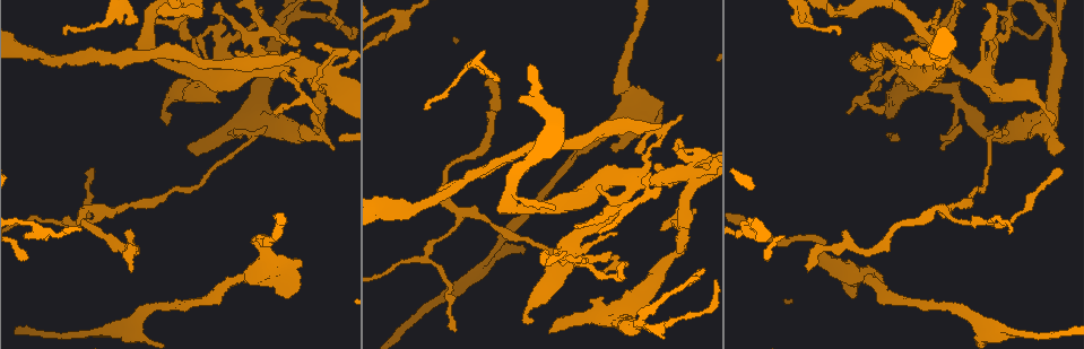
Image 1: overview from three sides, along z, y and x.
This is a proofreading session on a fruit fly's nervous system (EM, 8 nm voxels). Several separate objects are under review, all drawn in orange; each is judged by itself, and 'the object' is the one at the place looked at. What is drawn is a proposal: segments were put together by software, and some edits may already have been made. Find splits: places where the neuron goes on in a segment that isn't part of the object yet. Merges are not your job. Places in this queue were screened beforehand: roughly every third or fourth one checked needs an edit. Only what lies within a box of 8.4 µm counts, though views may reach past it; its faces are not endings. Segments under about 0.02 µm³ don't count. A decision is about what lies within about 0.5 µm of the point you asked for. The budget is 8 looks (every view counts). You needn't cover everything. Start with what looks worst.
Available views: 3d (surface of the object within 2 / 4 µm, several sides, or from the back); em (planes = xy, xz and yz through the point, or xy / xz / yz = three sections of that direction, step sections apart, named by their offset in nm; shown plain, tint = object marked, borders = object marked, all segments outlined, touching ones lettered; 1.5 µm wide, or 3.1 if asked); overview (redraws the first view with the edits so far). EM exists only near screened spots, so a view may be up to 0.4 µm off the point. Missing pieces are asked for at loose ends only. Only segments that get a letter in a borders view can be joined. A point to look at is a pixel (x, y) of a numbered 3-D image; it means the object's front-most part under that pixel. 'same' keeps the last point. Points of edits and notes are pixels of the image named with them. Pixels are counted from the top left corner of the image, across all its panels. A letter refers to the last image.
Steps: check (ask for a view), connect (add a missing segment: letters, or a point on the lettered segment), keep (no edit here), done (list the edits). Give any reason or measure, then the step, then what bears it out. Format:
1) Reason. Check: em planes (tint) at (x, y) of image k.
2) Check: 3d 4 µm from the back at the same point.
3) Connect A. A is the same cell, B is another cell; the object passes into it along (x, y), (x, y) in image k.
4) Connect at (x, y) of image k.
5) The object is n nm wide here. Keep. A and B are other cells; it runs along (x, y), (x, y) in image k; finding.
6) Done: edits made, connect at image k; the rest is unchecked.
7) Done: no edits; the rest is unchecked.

Long arm stops here. Check: 3d 2 µm at (297, 52) of image 1.

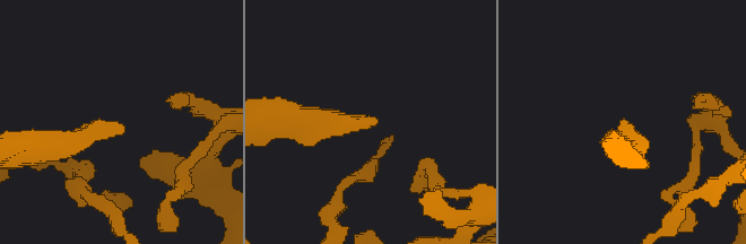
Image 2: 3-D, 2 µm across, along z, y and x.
Now the EM. Check: em yz step 4 (borders) at (117, 122) of image 2.

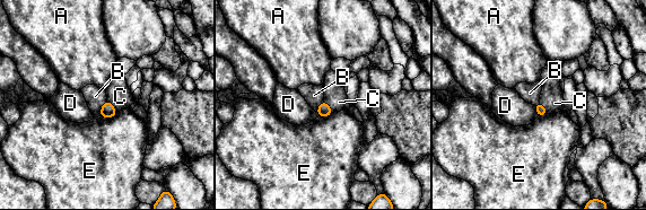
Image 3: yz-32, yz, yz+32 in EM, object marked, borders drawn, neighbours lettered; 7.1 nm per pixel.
Connect C. C is the same cell, A, B, D and E are other cells; the object passes into it along (323, 110), (329, 106), (334, 95) in image 3; the neuron continues.

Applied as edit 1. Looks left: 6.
Check: overview.

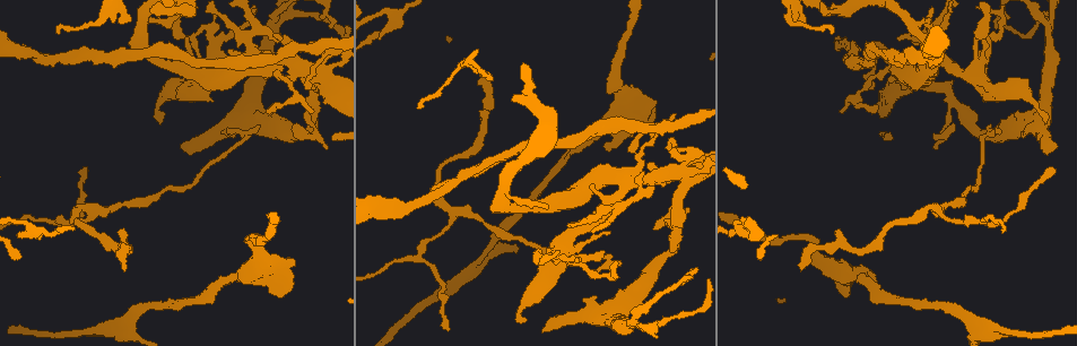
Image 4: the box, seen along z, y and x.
Free end. Check: em yz step 8 (tint) at (877, 280) of image 4.

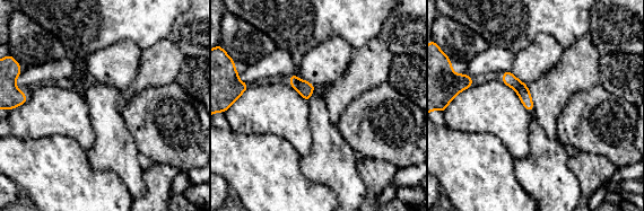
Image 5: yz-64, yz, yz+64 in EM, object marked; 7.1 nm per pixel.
See the neighbours. Check: em yz step 8 (borders) at the same point.

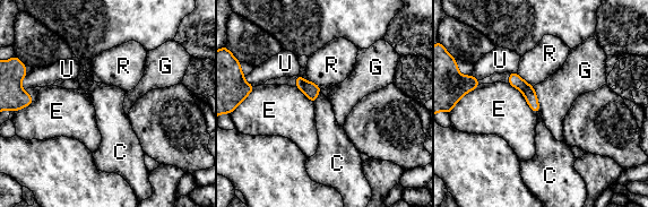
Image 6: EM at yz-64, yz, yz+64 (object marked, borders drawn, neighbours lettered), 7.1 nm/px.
Keep. C, E, G, R and U are other cells; a border runs along (533, 86), (540, 112) in image 6; none of them fits.

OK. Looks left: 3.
Long arm stops here. Check: 3d 2 µm at (226, 129) of image 4.

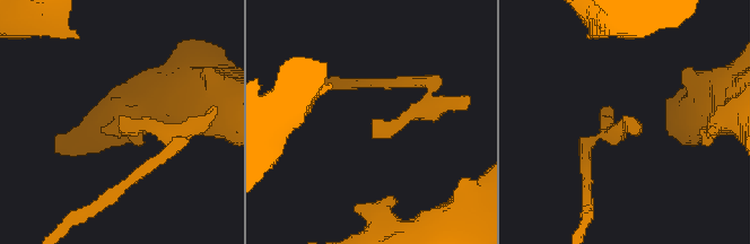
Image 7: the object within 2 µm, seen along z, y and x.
Check: em xz step 8 (tint) at (124, 118) of image 7.

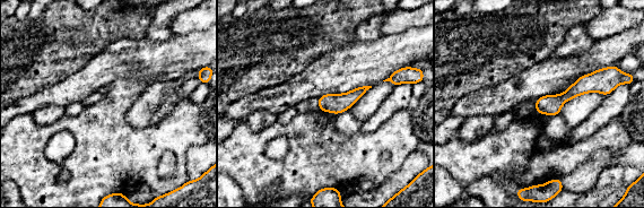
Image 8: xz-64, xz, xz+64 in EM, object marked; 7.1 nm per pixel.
Check: em planes (borders) at the same point.

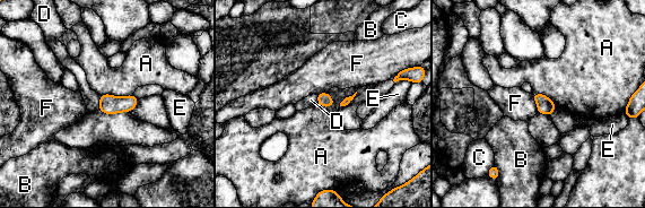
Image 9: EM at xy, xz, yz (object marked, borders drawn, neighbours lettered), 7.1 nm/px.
Keep. A, B, C, D, E and F are other cells; a border runs along (101, 94), (132, 95) in image 9; none of them fits.

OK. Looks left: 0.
Done: edits made, connect at image 3; the rest is unchecked.

